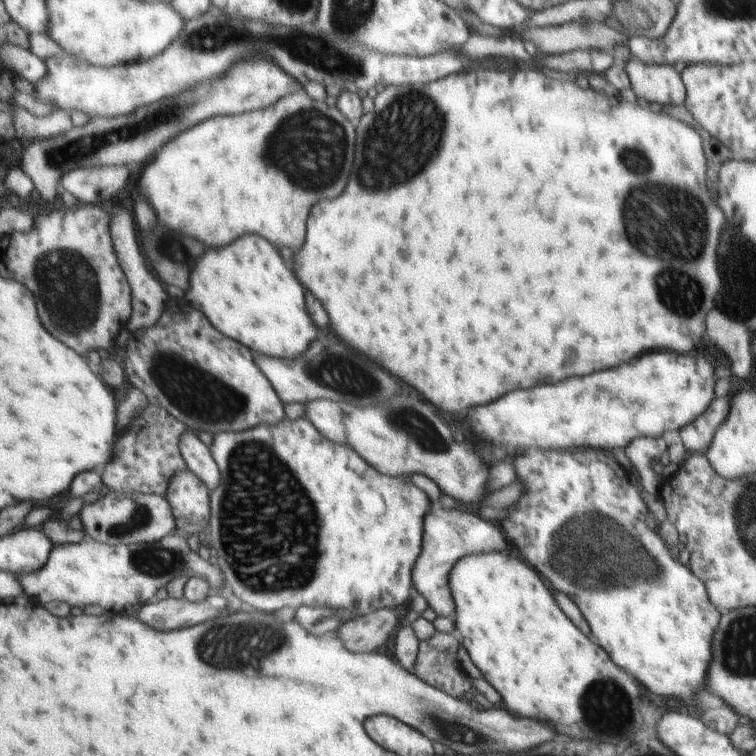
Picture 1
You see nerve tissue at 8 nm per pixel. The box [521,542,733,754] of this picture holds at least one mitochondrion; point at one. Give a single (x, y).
(610, 708)

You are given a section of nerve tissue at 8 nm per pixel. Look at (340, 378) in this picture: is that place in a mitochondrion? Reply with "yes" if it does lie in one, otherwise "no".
yes

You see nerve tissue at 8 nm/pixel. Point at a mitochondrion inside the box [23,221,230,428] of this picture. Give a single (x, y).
(72, 303)

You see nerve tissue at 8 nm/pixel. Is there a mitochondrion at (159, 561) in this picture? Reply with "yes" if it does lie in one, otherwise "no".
yes

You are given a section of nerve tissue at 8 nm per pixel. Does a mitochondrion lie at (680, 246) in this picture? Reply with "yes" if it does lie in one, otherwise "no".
yes

